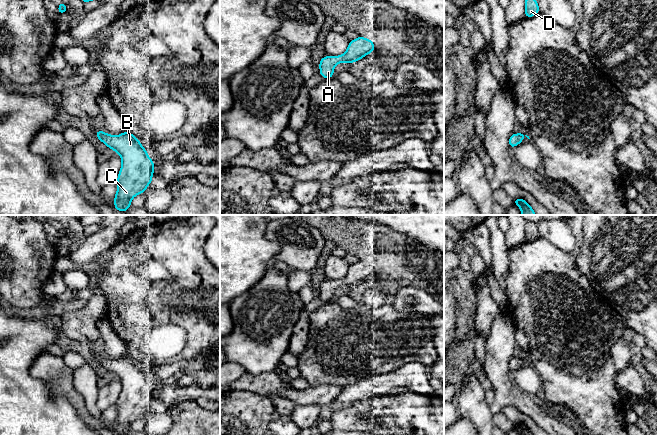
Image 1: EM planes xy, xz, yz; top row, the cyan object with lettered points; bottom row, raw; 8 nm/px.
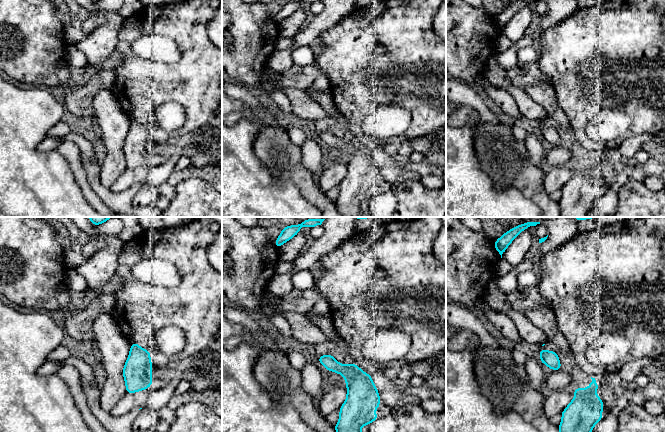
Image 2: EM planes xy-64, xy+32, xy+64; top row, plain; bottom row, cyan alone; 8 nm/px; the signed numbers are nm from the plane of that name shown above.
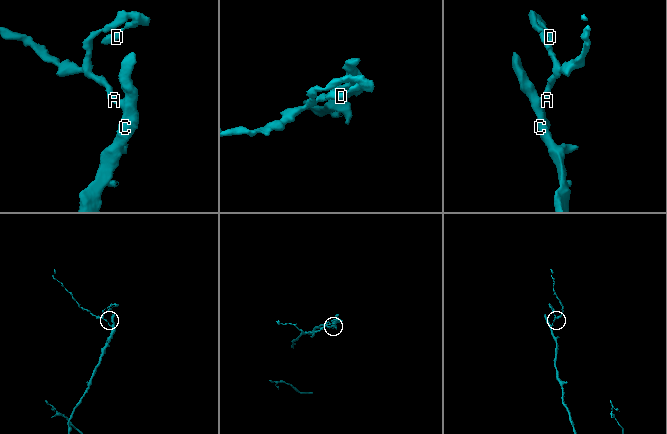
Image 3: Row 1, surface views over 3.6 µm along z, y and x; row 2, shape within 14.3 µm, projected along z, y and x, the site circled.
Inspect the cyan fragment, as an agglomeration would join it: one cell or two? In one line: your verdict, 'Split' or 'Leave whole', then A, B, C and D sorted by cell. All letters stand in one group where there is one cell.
Leave whole. Groups: A B C D

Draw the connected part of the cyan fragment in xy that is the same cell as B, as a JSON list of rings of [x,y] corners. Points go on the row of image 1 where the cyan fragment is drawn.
[[[101,130],[95,131],[95,134],[106,146],[121,156],[122,166],[117,178],[118,189],[114,196],[114,209],[126,212],[132,198],[145,192],[151,183],[154,162],[132,133],[125,131],[118,136],[113,136]]]

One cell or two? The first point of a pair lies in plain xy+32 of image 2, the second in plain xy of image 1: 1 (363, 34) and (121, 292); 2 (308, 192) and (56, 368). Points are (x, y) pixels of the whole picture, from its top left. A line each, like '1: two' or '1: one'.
1: one
2: one

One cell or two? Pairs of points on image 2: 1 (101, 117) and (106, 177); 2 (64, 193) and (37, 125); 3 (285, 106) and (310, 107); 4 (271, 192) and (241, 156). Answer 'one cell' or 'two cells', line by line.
1: one cell
2: one cell
3: two cells
4: one cell

